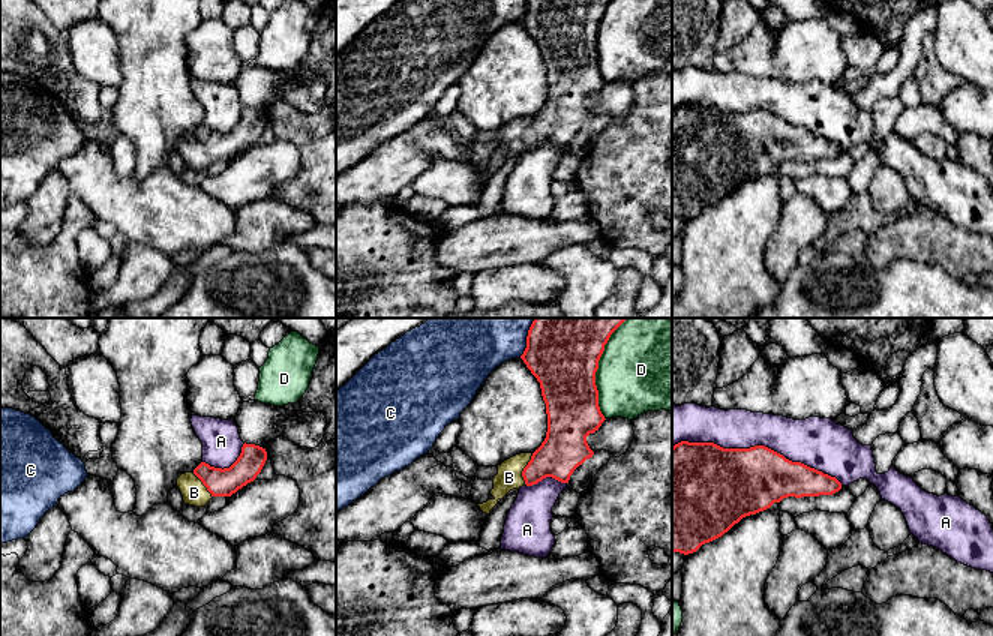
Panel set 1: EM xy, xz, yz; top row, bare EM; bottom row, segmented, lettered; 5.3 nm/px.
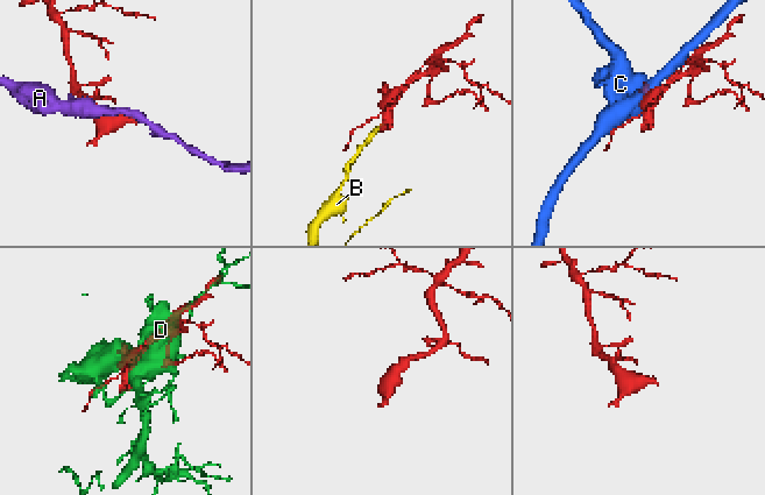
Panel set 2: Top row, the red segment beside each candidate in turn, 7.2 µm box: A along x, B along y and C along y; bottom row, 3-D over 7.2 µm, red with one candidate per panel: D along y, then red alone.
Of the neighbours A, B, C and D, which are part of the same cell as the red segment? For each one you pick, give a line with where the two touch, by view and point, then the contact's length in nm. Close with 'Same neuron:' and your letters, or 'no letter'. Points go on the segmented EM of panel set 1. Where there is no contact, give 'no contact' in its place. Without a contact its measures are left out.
B: xz (524, 468) | 180 nm
Same neuron: B

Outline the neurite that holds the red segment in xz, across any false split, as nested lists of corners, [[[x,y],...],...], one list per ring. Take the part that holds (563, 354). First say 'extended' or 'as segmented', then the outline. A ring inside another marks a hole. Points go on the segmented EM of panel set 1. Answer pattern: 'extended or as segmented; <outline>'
extended; [[[534,318],[520,358],[540,382],[548,414],[546,438],[534,453],[520,453],[498,465],[498,474],[494,477],[494,489],[490,490],[494,498],[477,504],[483,513],[489,514],[510,490],[525,484],[537,484],[546,477],[568,483],[573,471],[592,458],[594,452],[590,448],[586,436],[598,430],[606,420],[598,406],[596,372],[604,345],[626,320]]]

